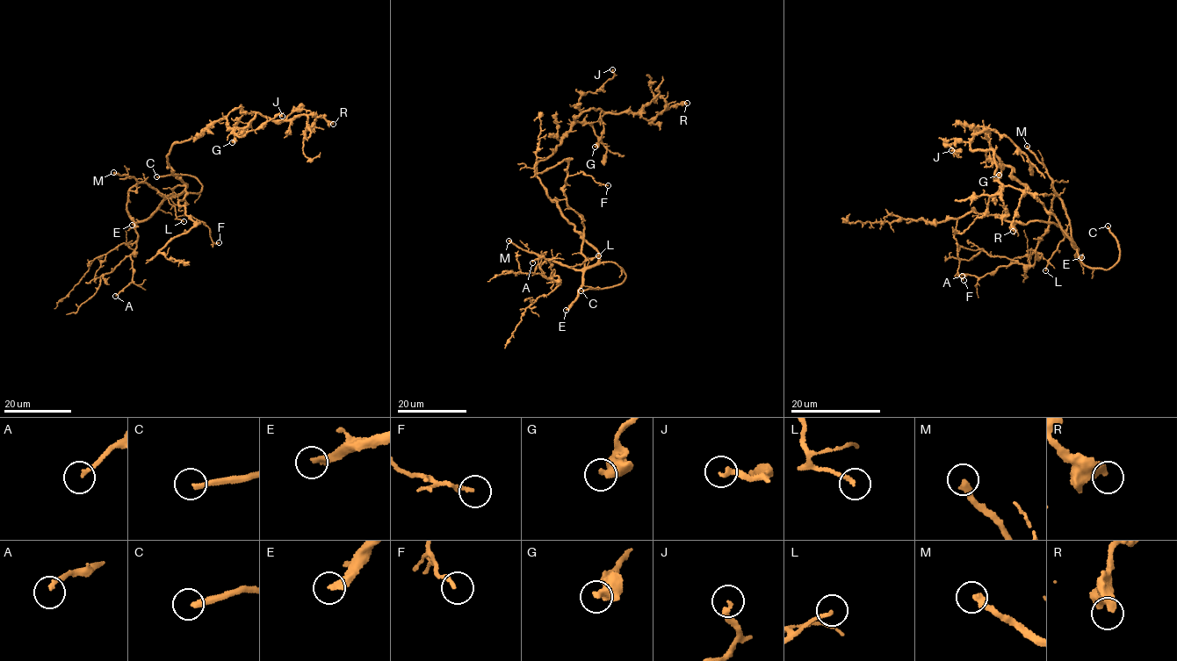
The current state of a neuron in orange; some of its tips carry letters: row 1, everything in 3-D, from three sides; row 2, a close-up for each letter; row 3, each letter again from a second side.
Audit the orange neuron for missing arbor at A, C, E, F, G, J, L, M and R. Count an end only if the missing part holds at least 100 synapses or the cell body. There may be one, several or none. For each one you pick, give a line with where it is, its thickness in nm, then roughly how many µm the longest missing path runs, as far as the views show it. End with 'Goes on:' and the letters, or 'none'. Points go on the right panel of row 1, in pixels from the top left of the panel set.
E: at (1081, 257); 280 nm thick; about 45 µm are missing
M: at (1027, 146); 340 nm thick; about 80 µm are missing
Goes on: E, M

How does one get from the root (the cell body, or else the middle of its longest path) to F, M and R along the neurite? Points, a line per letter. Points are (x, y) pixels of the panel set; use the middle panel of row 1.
F: (568, 220), (598, 253), (594, 265), (585, 266), (581, 247), (582, 217), (562, 190), (581, 172), (608, 185)
M: (568, 220), (598, 253), (599, 257), (594, 265), (580, 269), (566, 266), (522, 250), (509, 240)
R: (568, 220), (548, 196), (535, 165), (553, 154), (575, 117), (594, 108), (626, 111), (649, 120), (687, 103)

